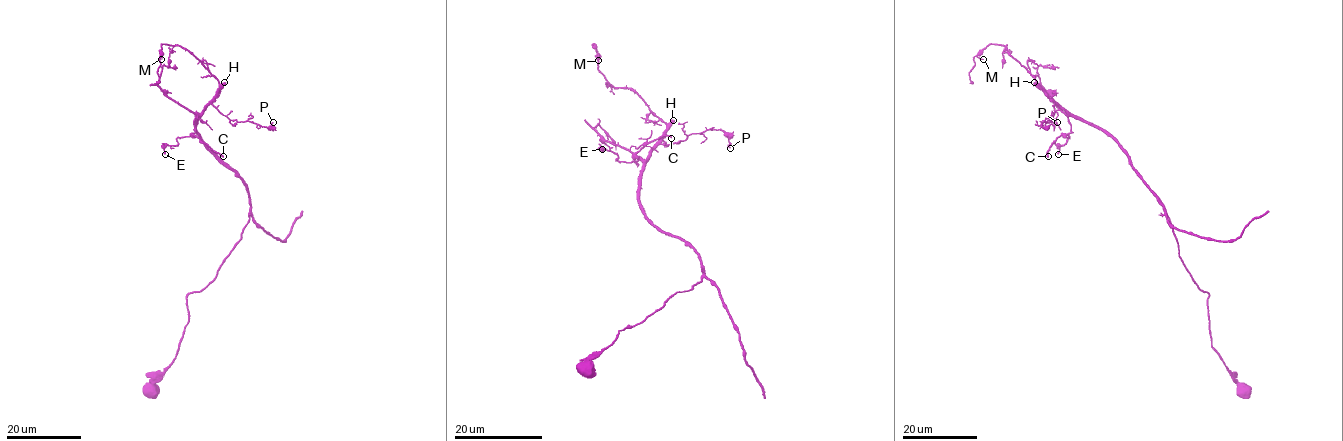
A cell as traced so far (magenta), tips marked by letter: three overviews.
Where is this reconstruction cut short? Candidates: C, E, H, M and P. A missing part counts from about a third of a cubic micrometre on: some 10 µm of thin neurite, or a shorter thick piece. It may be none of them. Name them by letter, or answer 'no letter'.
C, H

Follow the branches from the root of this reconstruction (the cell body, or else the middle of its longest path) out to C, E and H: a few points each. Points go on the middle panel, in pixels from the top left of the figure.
C: (587, 368), (620, 330), (704, 274), (700, 257), (661, 231), (639, 199), (643, 163), (634, 156), (671, 138)
E: (587, 368), (620, 330), (704, 274), (700, 257), (645, 215), (643, 163), (602, 149)
H: (587, 368), (620, 330), (642, 323), (704, 274), (700, 257), (661, 231), (639, 199), (643, 161), (673, 120)

